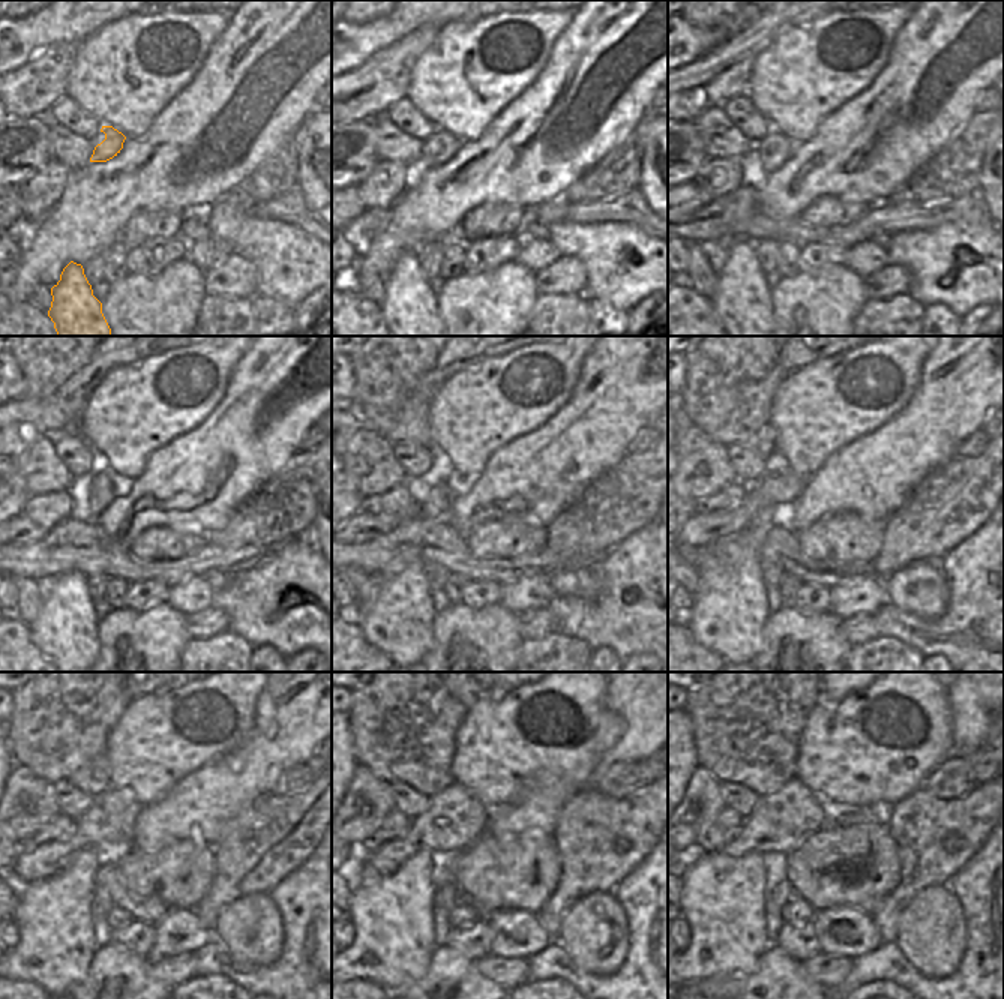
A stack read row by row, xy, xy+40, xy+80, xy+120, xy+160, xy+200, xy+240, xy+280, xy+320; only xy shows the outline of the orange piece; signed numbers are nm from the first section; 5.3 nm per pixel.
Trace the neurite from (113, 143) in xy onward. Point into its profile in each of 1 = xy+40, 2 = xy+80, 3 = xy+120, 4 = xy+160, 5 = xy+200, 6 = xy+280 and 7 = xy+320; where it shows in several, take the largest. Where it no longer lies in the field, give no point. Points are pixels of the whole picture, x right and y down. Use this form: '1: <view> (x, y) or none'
1: xy+40 (441, 152)
2: xy+80 (779, 150)
3: xy+120 (105, 489)
4: xy+160 (438, 501)
5: xy+200 (730, 609)
6: xy+280 (392, 915)
7: xy+320 (722, 900)

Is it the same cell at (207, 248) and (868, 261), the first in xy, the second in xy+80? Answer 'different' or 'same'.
same

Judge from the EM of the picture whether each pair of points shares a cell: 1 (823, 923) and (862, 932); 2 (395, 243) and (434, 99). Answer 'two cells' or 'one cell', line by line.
1: one cell
2: two cells

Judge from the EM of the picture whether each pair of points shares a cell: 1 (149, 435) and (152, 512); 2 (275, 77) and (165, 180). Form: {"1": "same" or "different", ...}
{"1": "different", "2": "same"}

